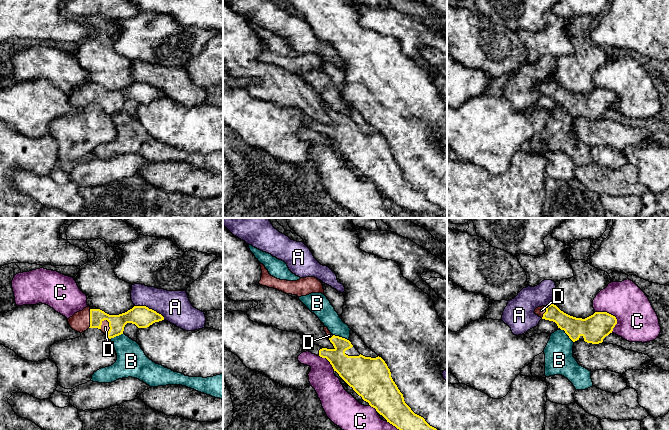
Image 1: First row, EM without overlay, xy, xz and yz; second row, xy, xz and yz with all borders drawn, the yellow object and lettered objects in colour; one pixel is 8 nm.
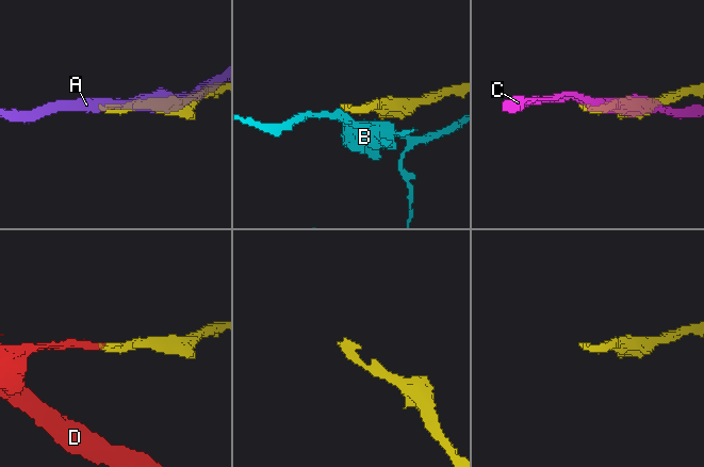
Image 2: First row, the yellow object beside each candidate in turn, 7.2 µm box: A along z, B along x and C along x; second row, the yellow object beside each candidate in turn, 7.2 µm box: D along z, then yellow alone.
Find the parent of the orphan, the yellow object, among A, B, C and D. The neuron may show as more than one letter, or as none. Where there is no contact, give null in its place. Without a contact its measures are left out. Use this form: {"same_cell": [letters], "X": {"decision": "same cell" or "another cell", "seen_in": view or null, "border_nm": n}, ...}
{"same_cell": ["D"], "A": {"decision": "another cell", "seen_in": "xy", "border_nm": 260}, "B": {"decision": "another cell", "seen_in": "xz", "border_nm": 140}, "C": {"decision": "another cell", "seen_in": "yz", "border_nm": 220}, "D": {"decision": "same cell", "seen_in": "xy", "border_nm": 130}}

